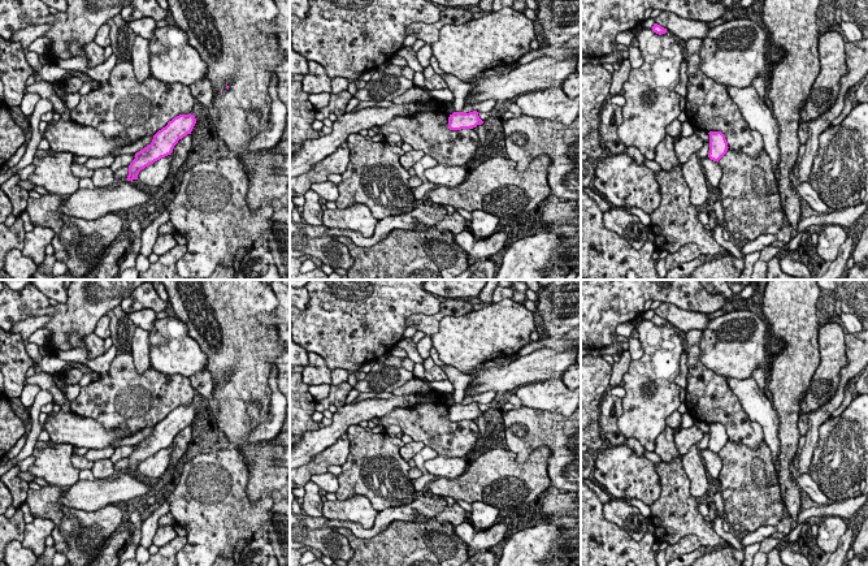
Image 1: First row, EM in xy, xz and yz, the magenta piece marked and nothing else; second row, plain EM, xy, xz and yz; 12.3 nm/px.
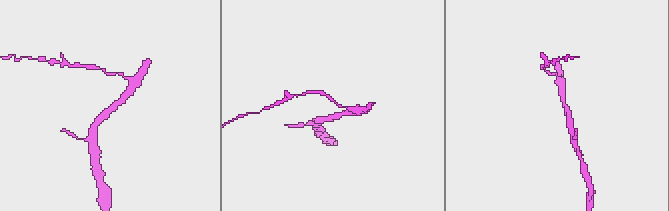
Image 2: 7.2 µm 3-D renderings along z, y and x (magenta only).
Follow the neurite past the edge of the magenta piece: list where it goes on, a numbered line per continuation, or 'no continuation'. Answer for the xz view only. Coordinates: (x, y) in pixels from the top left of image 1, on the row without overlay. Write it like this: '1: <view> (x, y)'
1: xz (429, 423)

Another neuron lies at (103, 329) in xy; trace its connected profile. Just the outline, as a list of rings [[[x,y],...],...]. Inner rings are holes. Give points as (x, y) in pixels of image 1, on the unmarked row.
[[[104,315],[103,317],[99,319],[94,333],[103,340],[110,337],[109,323],[110,323],[109,316]]]

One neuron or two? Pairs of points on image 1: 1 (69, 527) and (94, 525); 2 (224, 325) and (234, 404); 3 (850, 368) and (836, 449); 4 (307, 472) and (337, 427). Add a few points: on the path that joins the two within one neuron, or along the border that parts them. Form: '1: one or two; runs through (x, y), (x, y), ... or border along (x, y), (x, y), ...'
1: one; runs through (76, 527), (87, 527)
2: one; runs through (234, 345), (234, 384)
3: two; border along (830, 415), (820, 427), (816, 443)
4: two; border along (346, 431), (333, 444), (303, 465)

